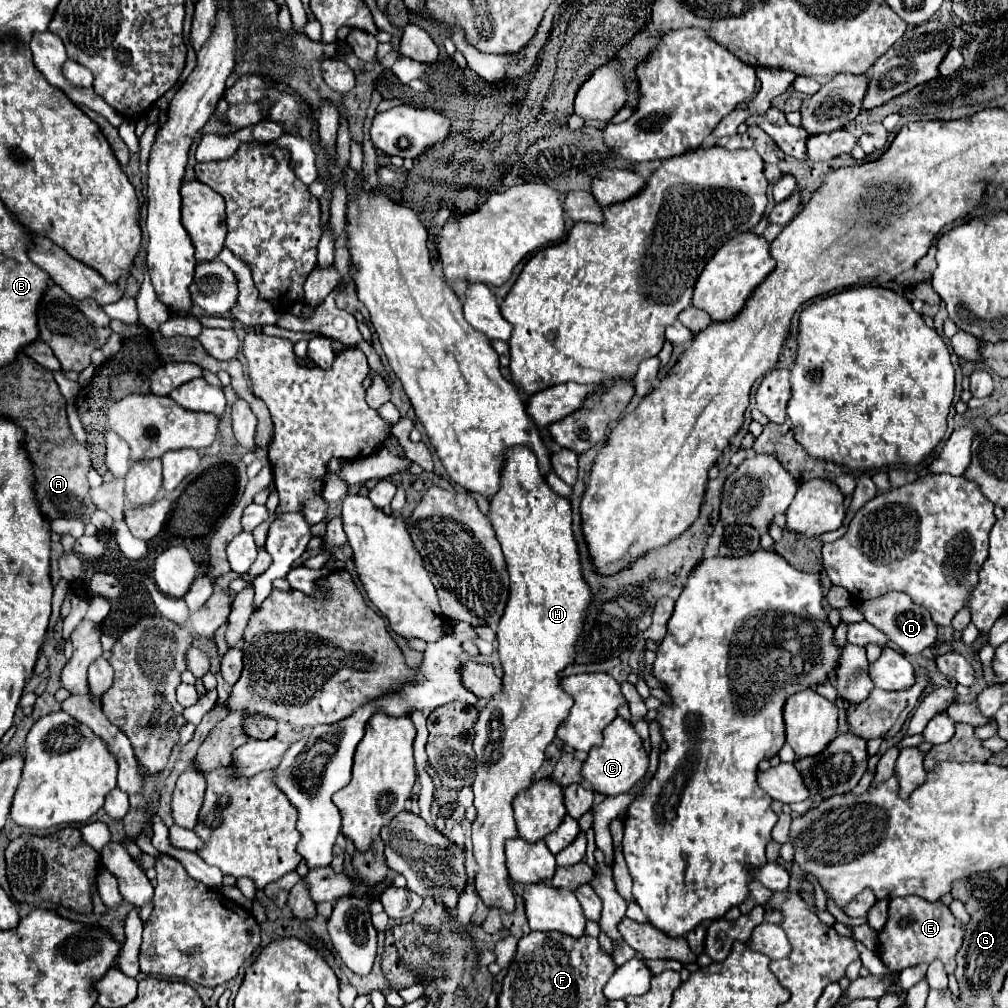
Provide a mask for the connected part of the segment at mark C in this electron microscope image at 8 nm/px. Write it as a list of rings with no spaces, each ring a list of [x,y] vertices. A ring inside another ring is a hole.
[[[620,716],[604,730],[604,742],[598,748],[588,752],[588,758],[582,766],[582,778],[590,782],[592,790],[602,796],[618,796],[630,792],[642,776],[648,772],[648,756],[642,746],[642,738],[636,734],[632,722],[622,720]]]

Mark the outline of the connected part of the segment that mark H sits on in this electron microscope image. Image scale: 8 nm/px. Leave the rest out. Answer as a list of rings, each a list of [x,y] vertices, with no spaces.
[[[516,446],[516,448],[510,448],[508,454],[506,454],[506,464],[504,464],[504,470],[502,470],[502,486],[498,490],[498,494],[492,498],[490,502],[490,522],[496,530],[496,536],[498,536],[498,542],[502,544],[502,550],[504,550],[504,558],[506,558],[506,568],[510,572],[510,598],[508,598],[508,604],[504,608],[504,614],[498,622],[498,652],[500,652],[500,662],[502,662],[502,670],[504,670],[504,676],[502,676],[502,688],[500,688],[500,694],[496,694],[496,698],[488,700],[486,706],[478,712],[478,720],[476,720],[476,726],[474,726],[474,732],[476,732],[476,738],[474,738],[474,752],[476,752],[476,778],[472,782],[472,790],[474,790],[474,808],[476,808],[476,820],[472,822],[472,844],[474,844],[474,858],[476,858],[476,864],[478,864],[478,870],[476,870],[476,892],[478,896],[482,898],[482,902],[488,906],[488,908],[498,908],[498,910],[504,910],[504,912],[514,912],[514,894],[510,890],[510,884],[508,884],[508,870],[506,870],[506,864],[504,864],[504,842],[508,838],[516,838],[518,836],[518,830],[516,830],[516,824],[514,824],[514,812],[512,812],[512,800],[516,798],[516,794],[520,790],[526,790],[530,784],[532,784],[532,776],[538,772],[538,768],[542,766],[544,762],[544,750],[546,746],[556,738],[556,730],[558,726],[564,724],[564,720],[568,718],[568,712],[574,704],[572,696],[566,694],[560,686],[560,672],[574,664],[574,658],[576,658],[576,640],[580,636],[580,632],[584,630],[584,620],[588,616],[588,606],[590,606],[590,586],[586,584],[582,572],[580,572],[580,554],[578,554],[578,544],[576,544],[576,538],[574,538],[574,532],[572,532],[572,510],[570,510],[570,502],[562,496],[558,496],[548,484],[546,480],[542,478],[540,470],[538,470],[538,460],[534,456],[534,452],[530,448],[524,448],[524,446]]]

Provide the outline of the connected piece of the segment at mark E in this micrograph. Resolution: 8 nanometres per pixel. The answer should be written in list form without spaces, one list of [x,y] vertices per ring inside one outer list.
[[[920,896],[892,898],[888,904],[888,922],[882,932],[878,932],[878,956],[888,970],[904,970],[916,964],[930,964],[942,960],[948,974],[954,974],[954,956],[962,946],[962,924],[954,918],[950,908],[940,900],[928,902]]]

